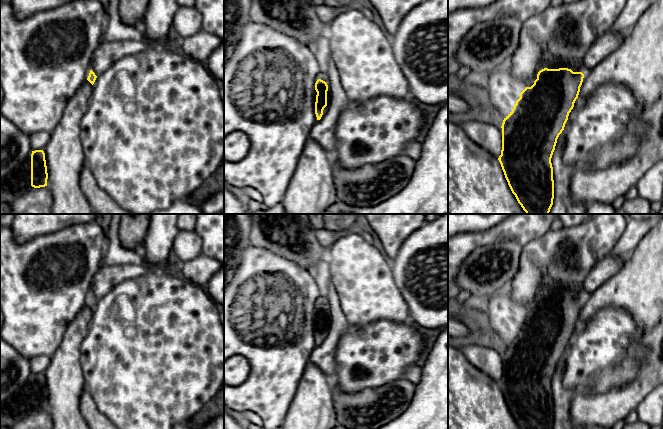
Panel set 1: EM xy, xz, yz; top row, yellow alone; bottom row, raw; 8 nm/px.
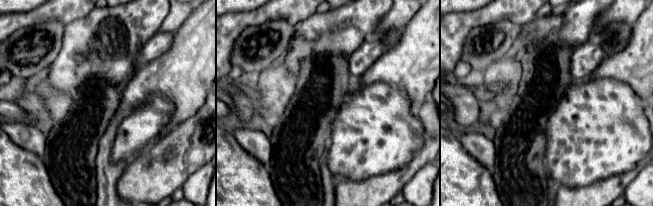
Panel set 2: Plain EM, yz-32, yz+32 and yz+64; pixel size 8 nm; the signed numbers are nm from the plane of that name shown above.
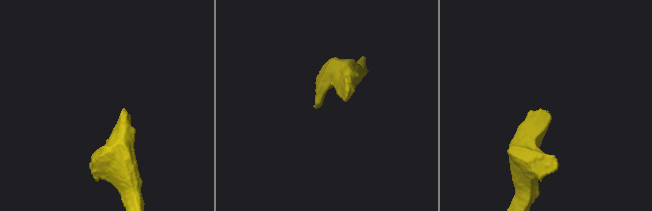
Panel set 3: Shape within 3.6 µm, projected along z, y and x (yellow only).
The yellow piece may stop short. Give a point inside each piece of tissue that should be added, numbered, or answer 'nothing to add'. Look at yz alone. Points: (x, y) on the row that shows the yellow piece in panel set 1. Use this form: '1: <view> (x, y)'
nothing to add

